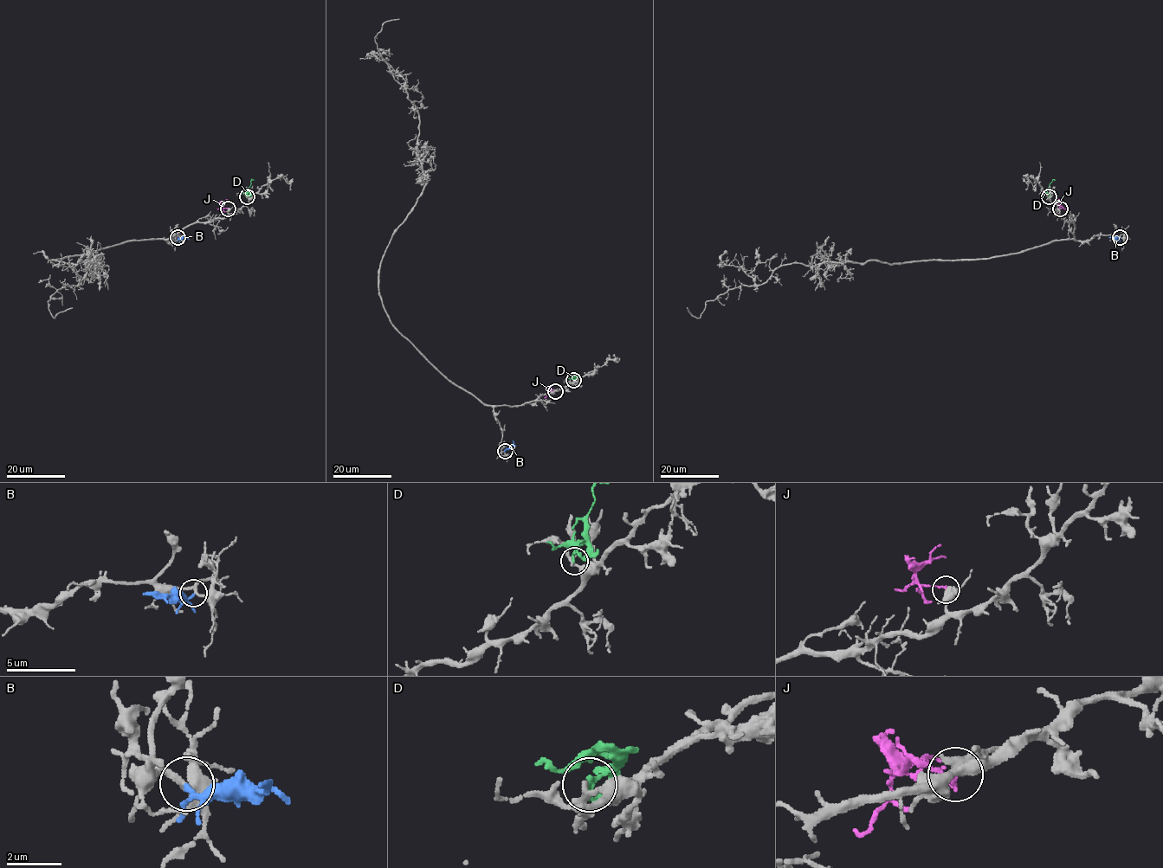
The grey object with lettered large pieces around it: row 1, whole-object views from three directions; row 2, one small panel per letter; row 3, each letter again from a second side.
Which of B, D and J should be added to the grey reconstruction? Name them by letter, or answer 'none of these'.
B

